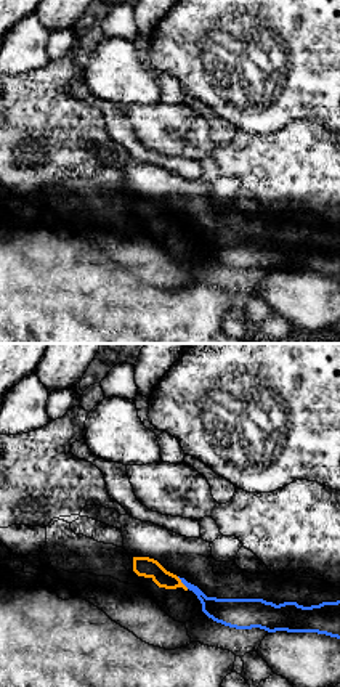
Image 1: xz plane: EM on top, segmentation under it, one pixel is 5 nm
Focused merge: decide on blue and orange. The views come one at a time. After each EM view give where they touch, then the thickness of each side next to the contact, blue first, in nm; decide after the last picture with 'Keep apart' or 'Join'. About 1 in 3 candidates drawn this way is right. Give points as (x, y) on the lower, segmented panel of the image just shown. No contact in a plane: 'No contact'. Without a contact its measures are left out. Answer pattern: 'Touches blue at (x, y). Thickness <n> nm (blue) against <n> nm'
Touches blue at (183, 583). Thickness 130 nm (blue) against 100 nm

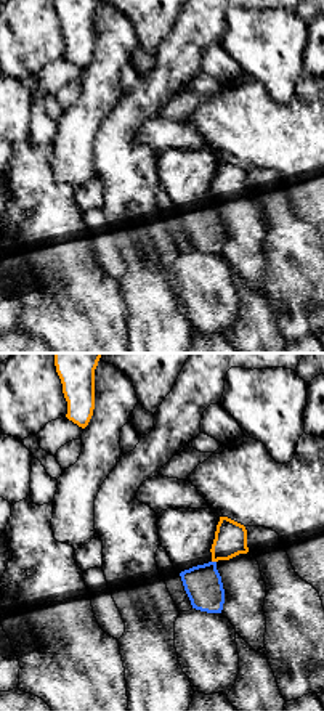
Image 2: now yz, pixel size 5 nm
Touches blue at (214, 562). Thickness 190 nm (blue) against 160 nm

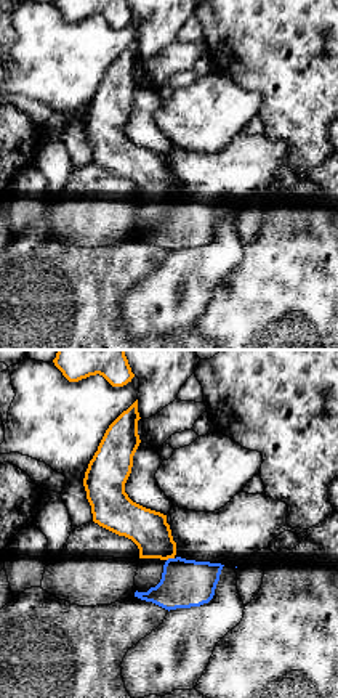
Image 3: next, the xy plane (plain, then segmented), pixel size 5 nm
Touches blue at (170, 559). Thickness 240 nm (blue) against 190 nm

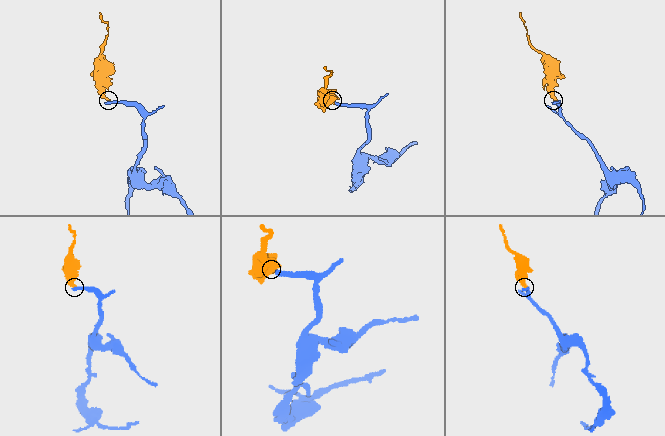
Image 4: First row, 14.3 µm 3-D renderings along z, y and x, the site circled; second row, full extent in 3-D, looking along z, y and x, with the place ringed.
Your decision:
Keep apart

